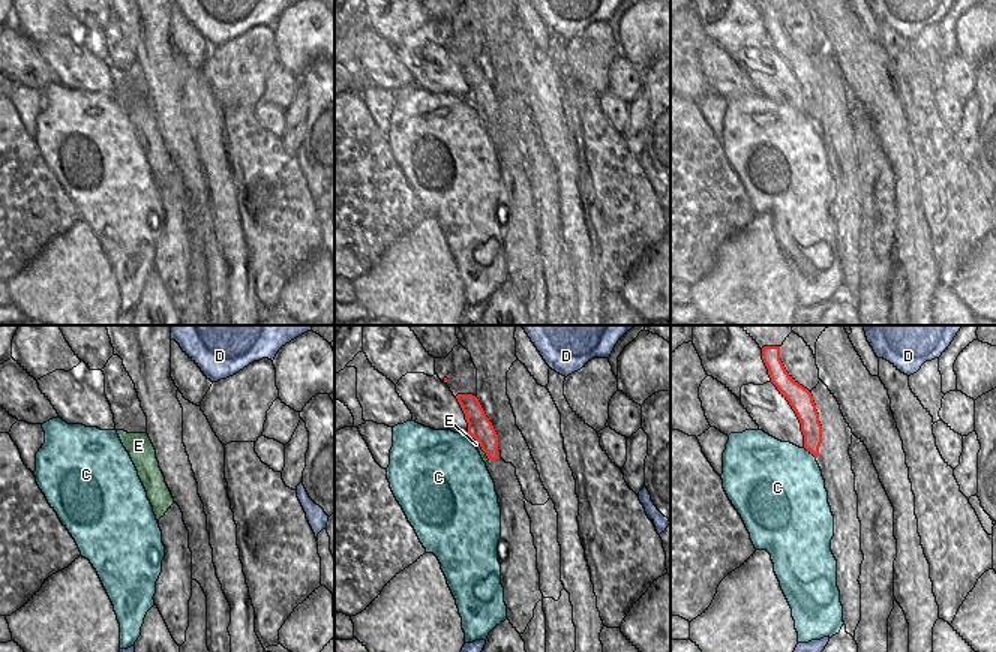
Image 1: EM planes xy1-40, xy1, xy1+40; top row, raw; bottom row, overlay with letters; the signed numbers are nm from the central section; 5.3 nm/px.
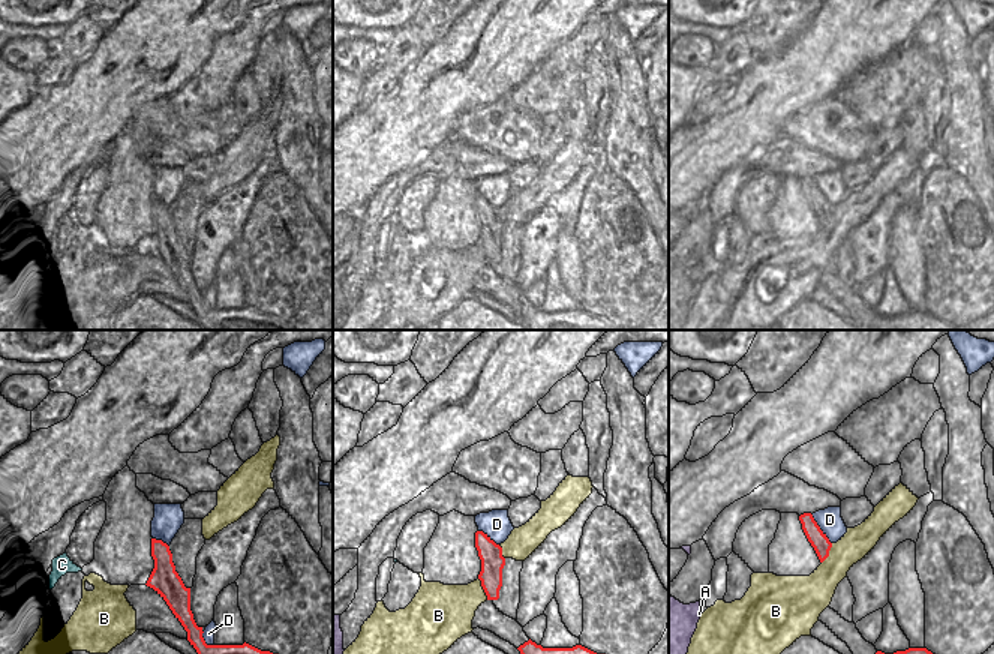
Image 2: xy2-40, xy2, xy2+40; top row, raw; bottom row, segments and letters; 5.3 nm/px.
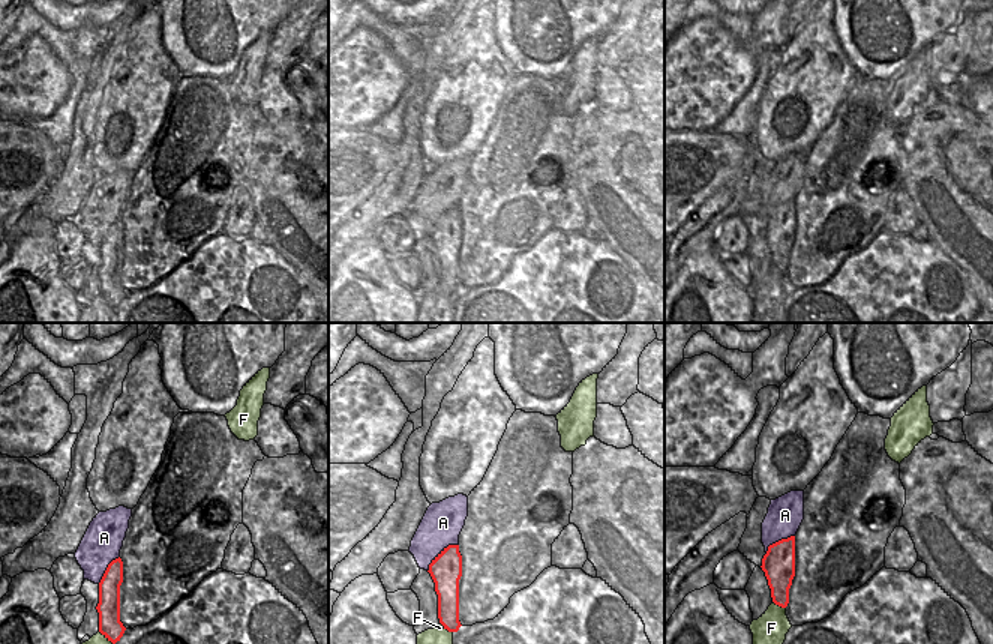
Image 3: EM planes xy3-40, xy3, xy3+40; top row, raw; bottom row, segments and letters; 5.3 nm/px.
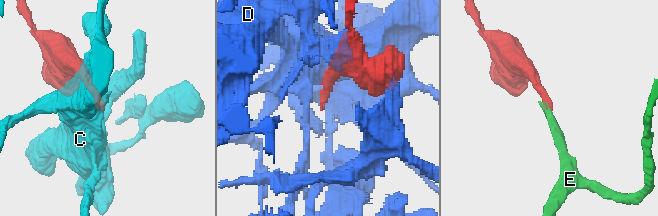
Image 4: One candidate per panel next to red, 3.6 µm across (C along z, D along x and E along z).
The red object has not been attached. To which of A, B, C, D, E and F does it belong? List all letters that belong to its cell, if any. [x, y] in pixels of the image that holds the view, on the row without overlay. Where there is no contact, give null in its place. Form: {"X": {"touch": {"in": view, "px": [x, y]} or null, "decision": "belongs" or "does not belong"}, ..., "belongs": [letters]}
{"A": {"touch": {"in": "xy3", "px": [440, 218]}, "decision": "does not belong"}, "B": {"touch": {"in": "xy2", "px": [483, 252]}, "decision": "does not belong"}, "C": {"touch": {"in": "xy1+40", "px": [810, 117]}, "decision": "does not belong"}, "D": {"touch": {"in": "xy2+40", "px": [820, 194]}, "decision": "does not belong"}, "E": {"touch": {"in": "xy1", "px": [482, 113]}, "decision": "belongs"}, "F": {"touch": {"in": "xy3", "px": [446, 291]}, "decision": "does not belong"}, "belongs": ["E"]}

